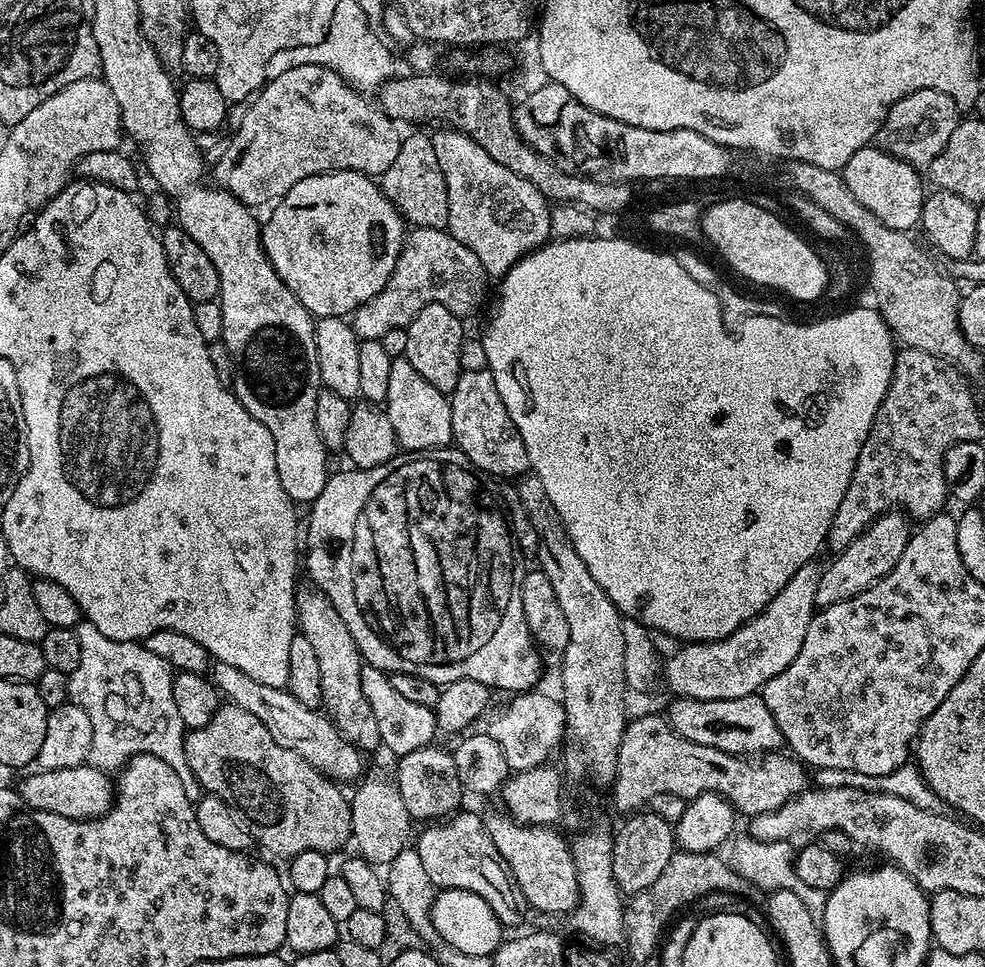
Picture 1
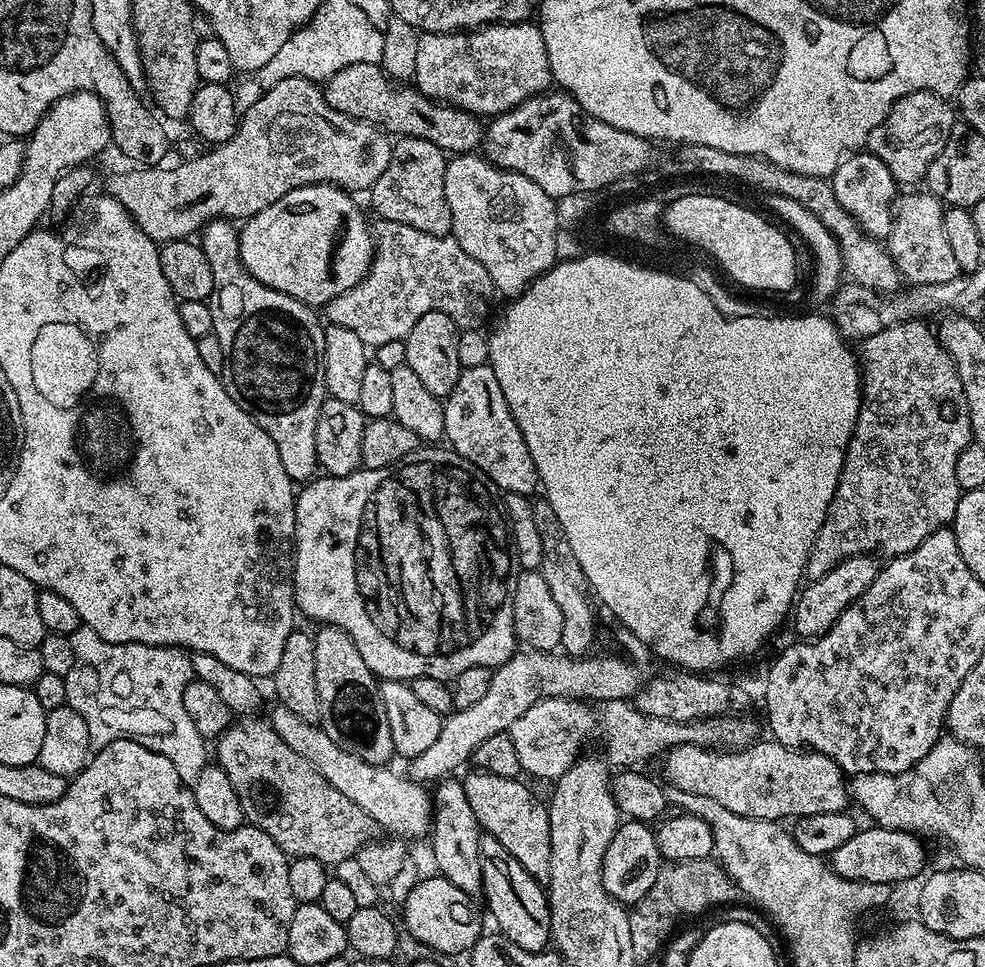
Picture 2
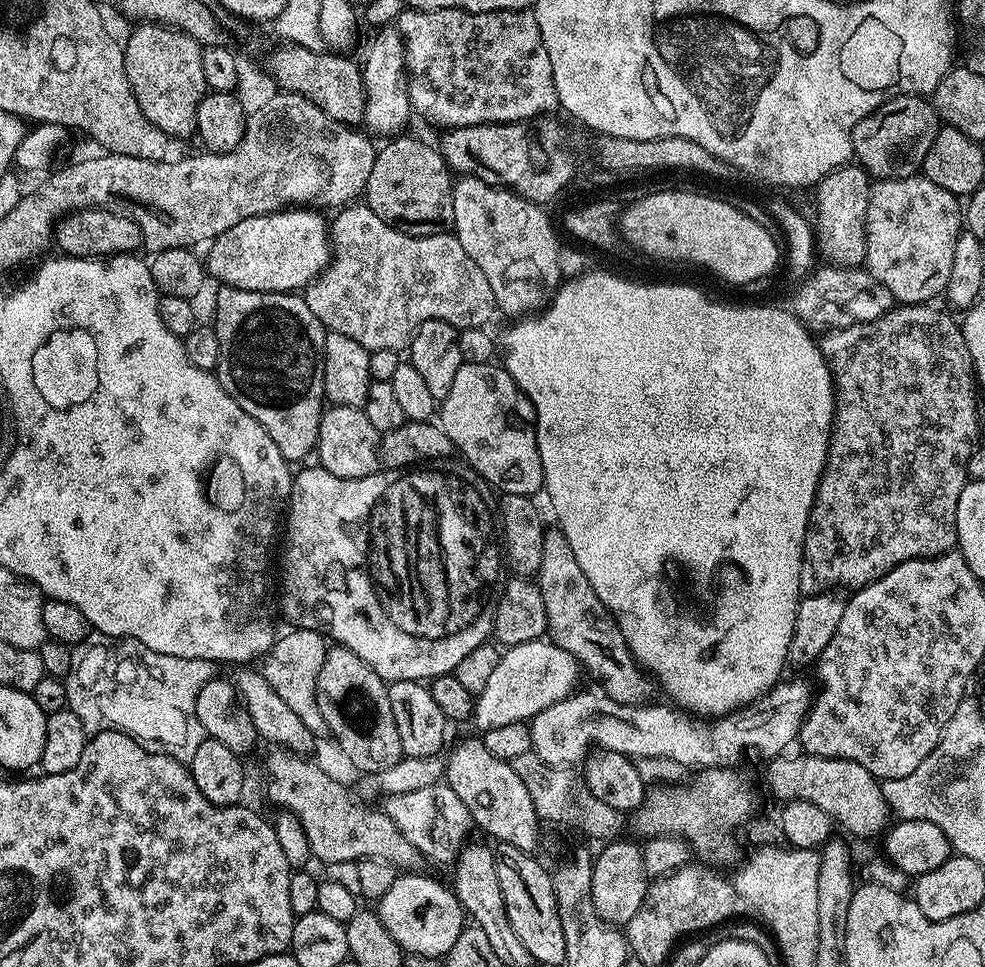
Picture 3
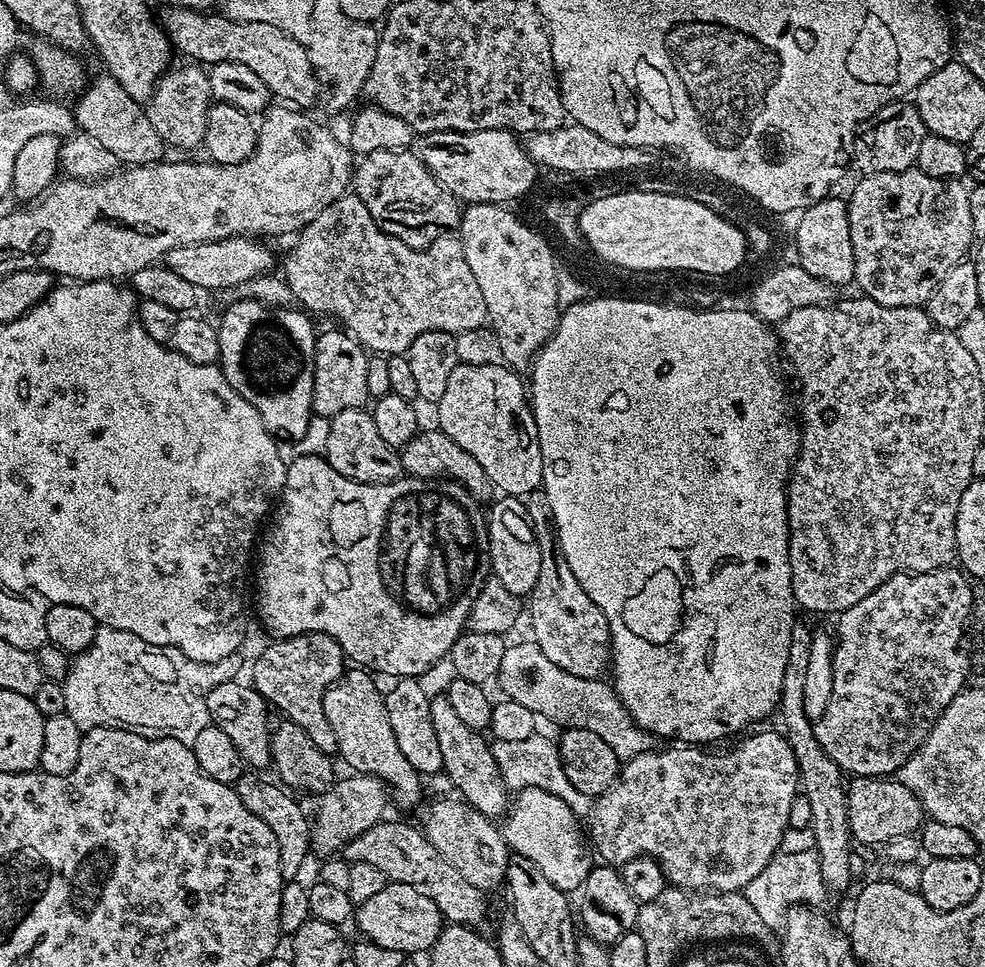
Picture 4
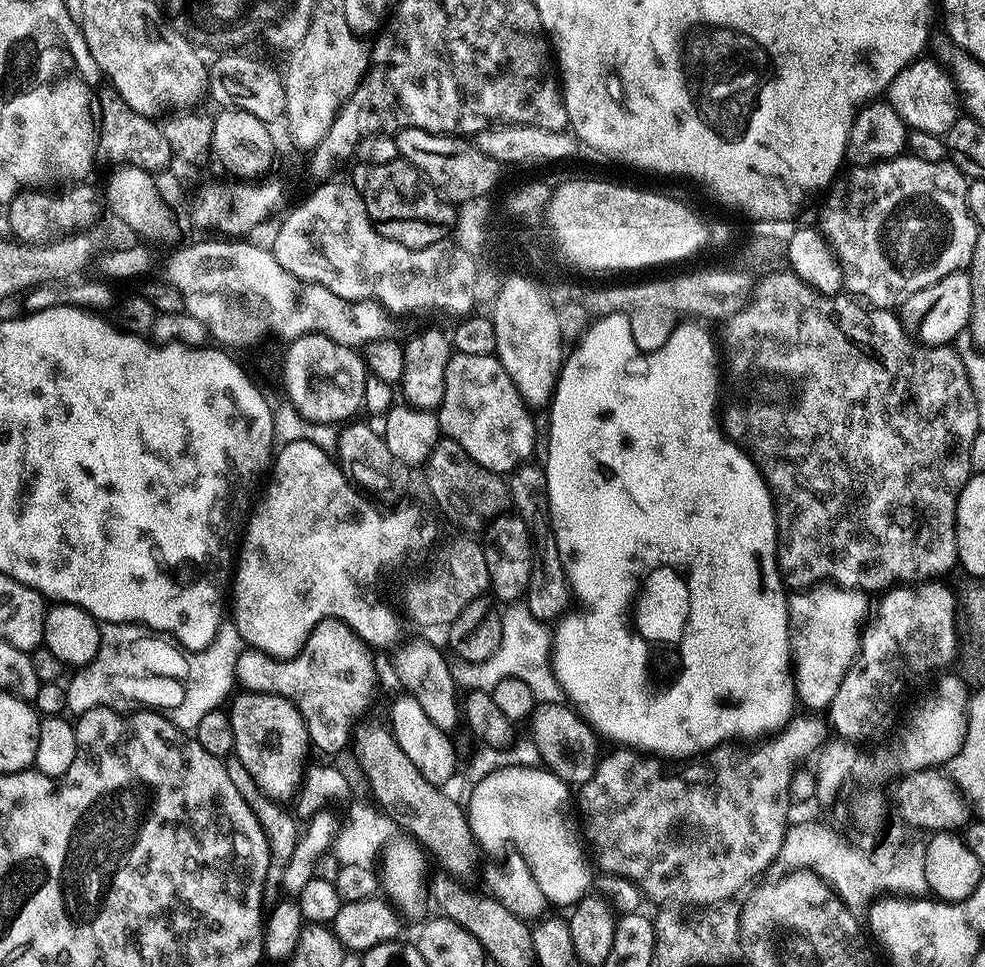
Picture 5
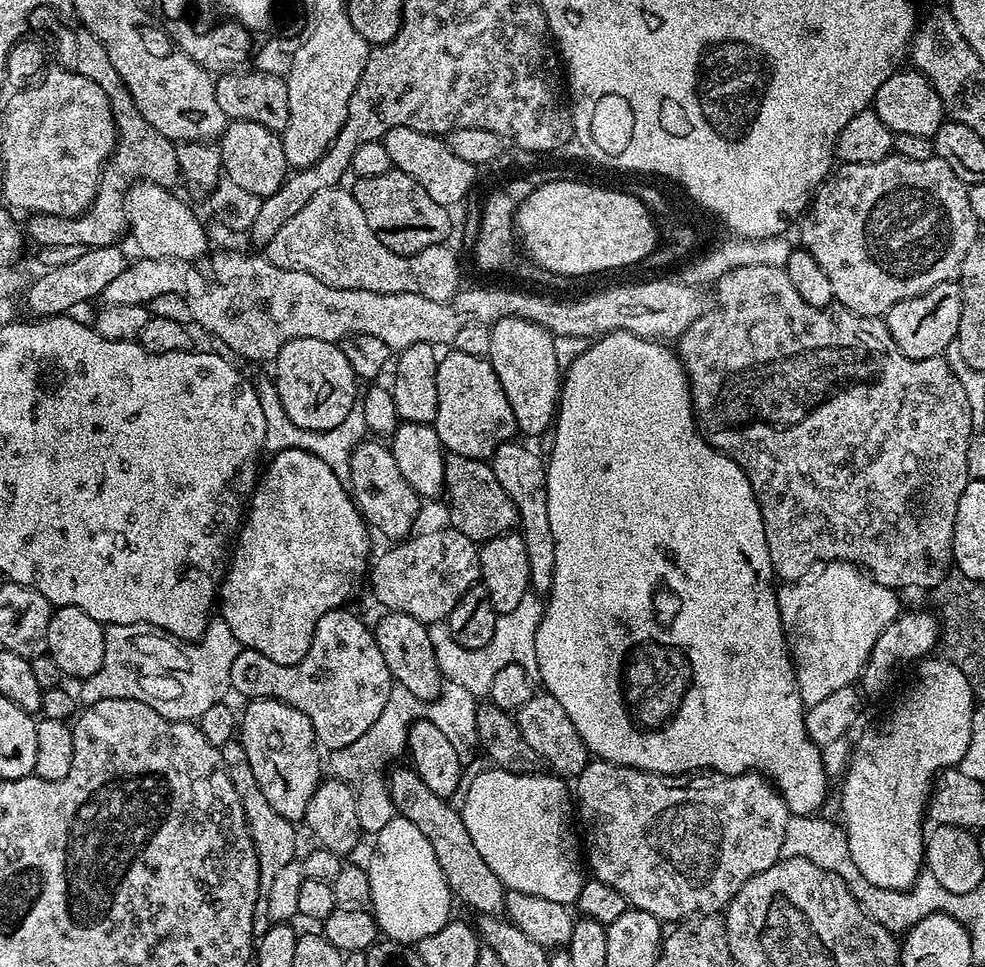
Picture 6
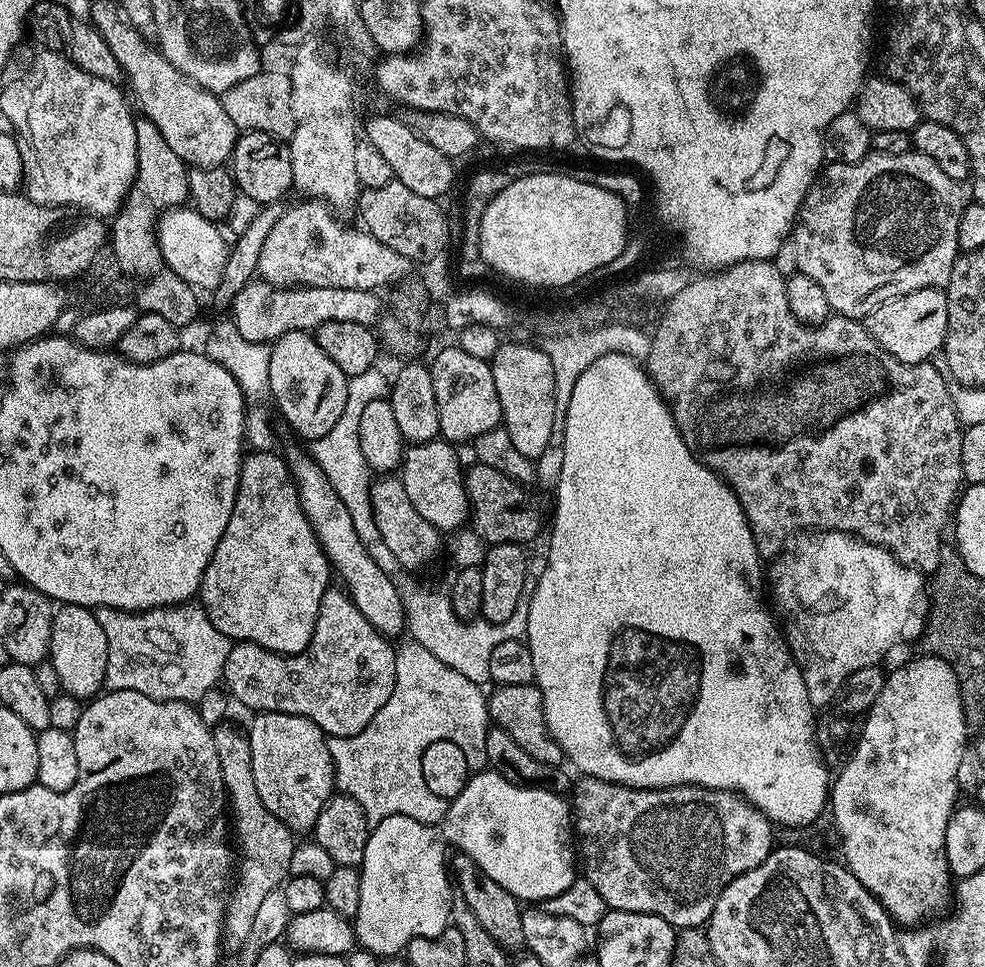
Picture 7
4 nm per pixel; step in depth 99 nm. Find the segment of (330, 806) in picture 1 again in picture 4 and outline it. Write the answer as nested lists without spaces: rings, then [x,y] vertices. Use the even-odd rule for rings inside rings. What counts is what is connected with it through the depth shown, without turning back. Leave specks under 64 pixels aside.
[[[381,819],[373,828],[367,828],[357,840],[346,845],[346,856],[349,861],[365,860],[367,864],[376,864],[382,870],[385,881],[393,884],[409,884],[426,894],[434,906],[438,906],[441,917],[449,924],[462,924],[465,928],[483,929],[488,920],[488,900],[485,889],[466,882],[434,846],[419,827],[403,824],[400,820]]]

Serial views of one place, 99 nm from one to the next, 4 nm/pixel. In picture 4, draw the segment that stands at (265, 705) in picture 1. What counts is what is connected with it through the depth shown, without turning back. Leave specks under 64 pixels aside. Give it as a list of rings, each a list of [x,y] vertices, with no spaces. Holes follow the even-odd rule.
[[[440,800],[429,806],[422,823],[425,838],[432,843],[434,850],[438,850],[438,854],[442,854],[442,858],[446,858],[446,862],[450,862],[450,866],[454,866],[454,870],[458,870],[458,874],[462,874],[462,878],[466,878],[466,882],[474,882],[474,886],[485,890],[496,888],[499,884],[501,887],[510,863],[510,849],[503,831],[497,826],[495,828],[492,825],[495,823],[477,808],[456,800]]]

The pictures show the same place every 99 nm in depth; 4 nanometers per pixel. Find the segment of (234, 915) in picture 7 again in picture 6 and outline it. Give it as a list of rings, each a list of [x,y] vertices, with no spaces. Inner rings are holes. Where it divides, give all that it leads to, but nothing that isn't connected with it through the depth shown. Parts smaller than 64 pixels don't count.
[[[233,738],[219,749],[226,774],[230,778],[230,782],[234,782],[234,791],[242,802],[250,838],[256,847],[258,866],[260,867],[260,887],[267,890],[270,882],[274,882],[275,876],[286,865],[297,859],[297,825],[291,820],[282,818],[282,814],[278,814],[278,810],[274,810],[270,806],[270,802],[266,802],[266,794],[262,794],[262,786],[258,786],[258,778],[254,778],[254,770],[250,770],[250,758],[246,758],[246,750],[240,745],[239,739]]]

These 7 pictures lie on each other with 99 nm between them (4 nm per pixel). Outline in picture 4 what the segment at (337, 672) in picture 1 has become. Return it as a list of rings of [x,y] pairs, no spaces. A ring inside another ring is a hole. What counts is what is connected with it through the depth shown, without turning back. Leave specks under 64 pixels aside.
[[[345,671],[343,677],[324,695],[326,718],[330,726],[334,726],[339,755],[344,755],[353,773],[376,776],[384,781],[390,789],[391,803],[396,803],[400,808],[412,808],[420,800],[421,773],[406,762],[398,746],[398,738],[394,738],[394,726],[390,726],[390,718],[386,715],[384,692],[376,689],[367,671],[359,671]]]

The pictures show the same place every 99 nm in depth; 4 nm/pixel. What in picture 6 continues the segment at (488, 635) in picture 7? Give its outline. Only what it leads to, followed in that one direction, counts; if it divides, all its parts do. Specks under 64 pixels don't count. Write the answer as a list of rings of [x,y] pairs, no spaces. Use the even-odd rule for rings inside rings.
[[[529,590],[515,609],[497,615],[491,642],[477,650],[470,650],[455,642],[445,621],[429,625],[428,633],[441,677],[447,683],[462,686],[477,698],[482,698],[488,695],[495,675],[506,665],[519,664],[529,674],[537,673],[537,630],[544,616],[544,605],[541,595]]]

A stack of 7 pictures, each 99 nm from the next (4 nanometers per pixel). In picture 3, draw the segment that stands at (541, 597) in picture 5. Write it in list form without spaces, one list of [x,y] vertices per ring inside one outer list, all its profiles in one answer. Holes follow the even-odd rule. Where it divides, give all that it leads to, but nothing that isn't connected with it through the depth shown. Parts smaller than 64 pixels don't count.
[[[548,526],[544,529],[542,566],[538,573],[538,583],[548,619],[547,635],[552,643],[569,652],[580,663],[581,669],[587,675],[589,672],[601,684],[597,685],[602,689],[604,695],[614,698],[614,702],[637,706],[647,705],[653,699],[653,677],[641,668],[632,656],[622,630],[616,625],[616,617],[609,612],[602,602],[602,598],[598,598],[598,594],[594,594],[594,586],[590,586],[586,574],[582,574],[582,566],[578,566],[578,562],[574,558],[574,550],[570,550],[570,542],[566,542],[566,534],[562,534],[562,530],[558,526]]]

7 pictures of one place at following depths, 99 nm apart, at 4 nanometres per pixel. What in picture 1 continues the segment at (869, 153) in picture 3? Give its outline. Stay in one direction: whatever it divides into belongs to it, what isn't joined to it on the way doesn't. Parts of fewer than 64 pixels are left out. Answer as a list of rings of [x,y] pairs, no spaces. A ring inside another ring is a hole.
[[[914,90],[914,94],[906,94],[906,98],[890,106],[874,144],[894,158],[914,165],[917,170],[924,170],[942,154],[942,146],[946,146],[961,118],[961,109],[946,94],[938,90]]]

